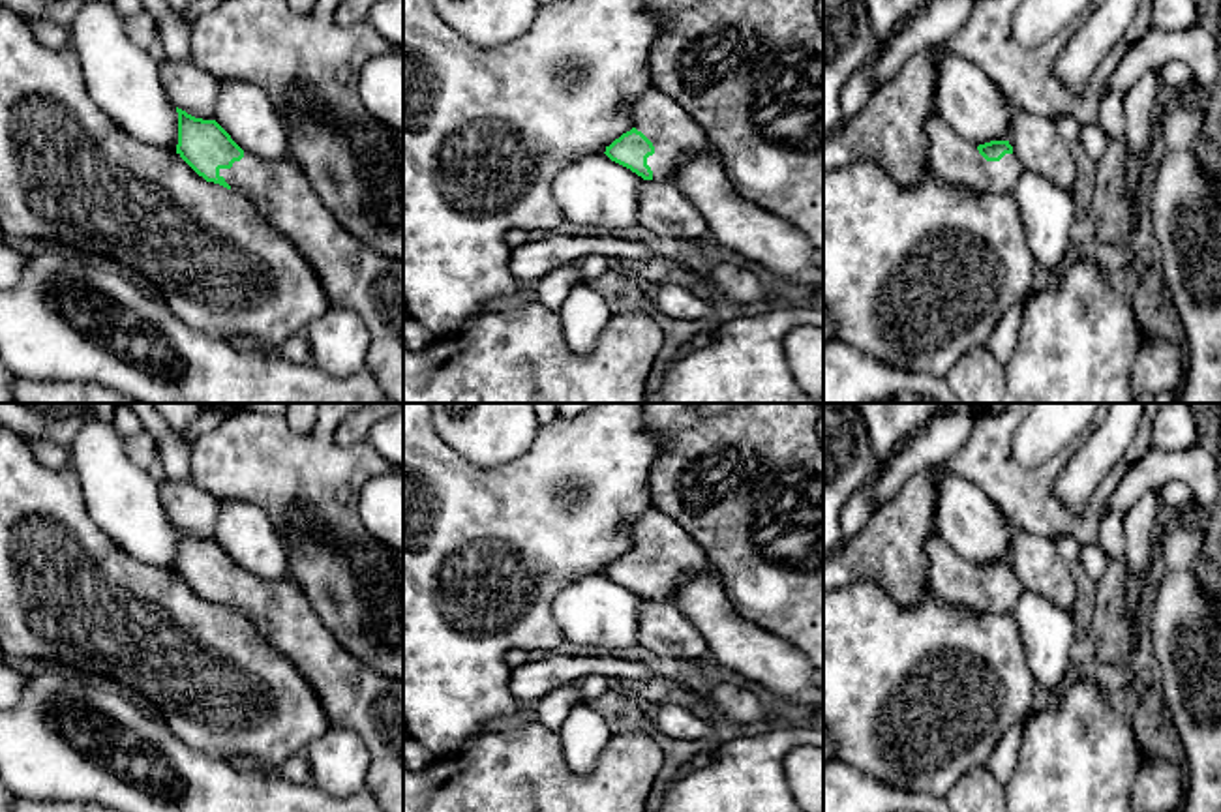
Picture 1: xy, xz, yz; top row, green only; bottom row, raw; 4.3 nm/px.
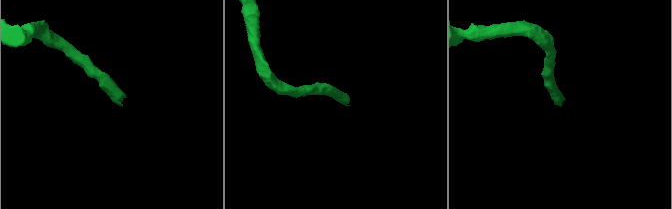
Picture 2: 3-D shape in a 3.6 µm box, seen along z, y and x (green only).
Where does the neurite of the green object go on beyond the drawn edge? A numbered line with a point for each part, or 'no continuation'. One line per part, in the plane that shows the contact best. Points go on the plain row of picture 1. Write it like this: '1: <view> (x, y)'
1: xz (674, 554)

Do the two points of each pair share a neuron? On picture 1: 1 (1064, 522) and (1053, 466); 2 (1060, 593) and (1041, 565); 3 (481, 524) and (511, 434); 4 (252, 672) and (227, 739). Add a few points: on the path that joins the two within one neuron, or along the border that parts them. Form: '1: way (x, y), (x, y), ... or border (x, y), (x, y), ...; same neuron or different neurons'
1: way (1051, 509), (1047, 505), (1047, 479); same neuron
2: way (1058, 586), (1045, 572); same neuron
3: border (537, 437), (496, 466), (473, 466), (458, 454); different neurons
4: way (235, 689), (227, 696), (227, 722); same neuron

